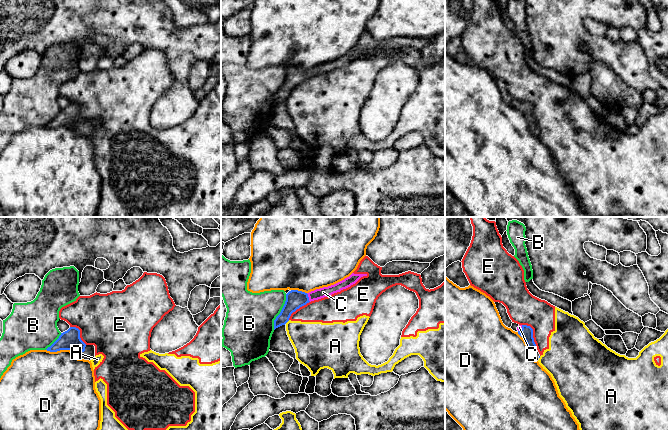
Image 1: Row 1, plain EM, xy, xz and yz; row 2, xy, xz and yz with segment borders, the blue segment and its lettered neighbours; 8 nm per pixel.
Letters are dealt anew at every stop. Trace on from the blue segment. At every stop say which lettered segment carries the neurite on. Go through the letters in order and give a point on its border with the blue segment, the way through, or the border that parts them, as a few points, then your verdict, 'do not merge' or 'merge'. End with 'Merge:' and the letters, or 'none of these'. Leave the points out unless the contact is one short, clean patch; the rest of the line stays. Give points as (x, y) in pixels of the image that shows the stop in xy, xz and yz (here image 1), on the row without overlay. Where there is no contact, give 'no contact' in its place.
A: meets blue in xz at (287, 97); do not merge
B: meets blue in xz at (280, 88); do not merge
C: meets blue in xz at (308, 73); runs through xz (295, 75), (308, 73), (323, 68); merge
D: meets blue in xy at (60, 125); do not merge
E: meets blue in yz at (532, 109); border along yz (522, 100), (526, 100), (532, 105), (532, 113), (536, 122); do not merge
Merge: C

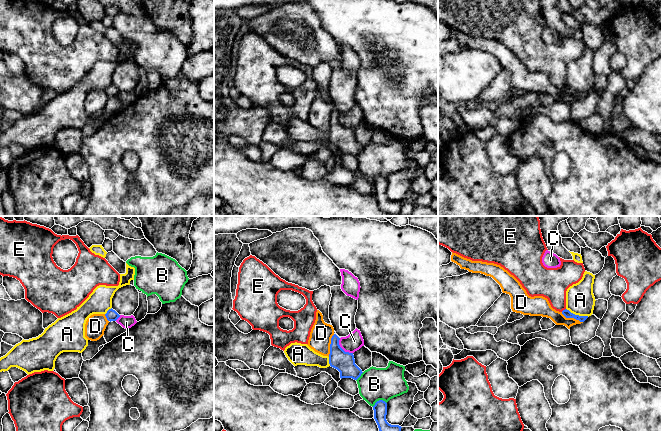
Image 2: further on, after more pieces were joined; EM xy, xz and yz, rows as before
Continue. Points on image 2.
A: meets blue in yz at (577, 91); border along yz (566, 84), (575, 90), (588, 92); do not merge
B: meets blue in xz at (379, 176); do not merge
C: meets blue in xz at (341, 124); border along xz (339, 114), (339, 121), (345, 127), (352, 129); do not merge
D: meets blue in xz at (330, 121); border along xz (334, 110), (330, 116), (330, 129), (328, 132); do not merge
E: meets blue in yz at (563, 86); border along yz (565, 84), (561, 87); do not merge
Merge: none of these

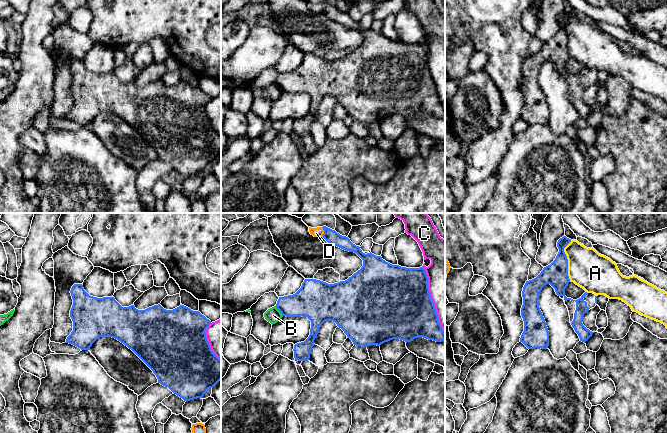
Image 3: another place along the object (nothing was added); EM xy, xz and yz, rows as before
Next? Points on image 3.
A: meets blue in yz at (567, 36); do not merge
B: meets blue in xz at (279, 86); border along xz (275, 82), (283, 91); do not merge
C: meets blue in xz at (431, 76); do not merge
D: meets blue in xz at (324, 8); border along xz (321, 3), (323, 12); do not merge
Merge: none of these

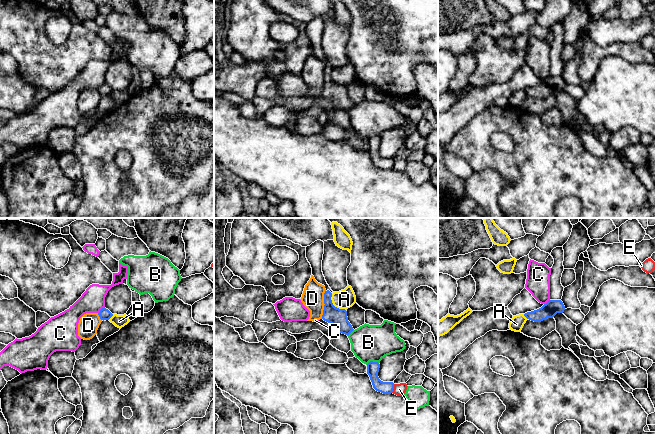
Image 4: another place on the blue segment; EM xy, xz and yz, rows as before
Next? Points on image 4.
A: meets blue in xz at (333, 81); border along xz (331, 70), (331, 78), (345, 86); do not merge
B: meets blue in xz at (372, 137); do not merge
C: meets blue in xy at (100, 86); border along xy (104, 82), (98, 89); do not merge
D: meets blue in xz at (324, 79); border along xz (325, 66), (324, 85), (321, 94); do not merge
E: meets blue in xz at (393, 164); do not merge
Merge: none of these

